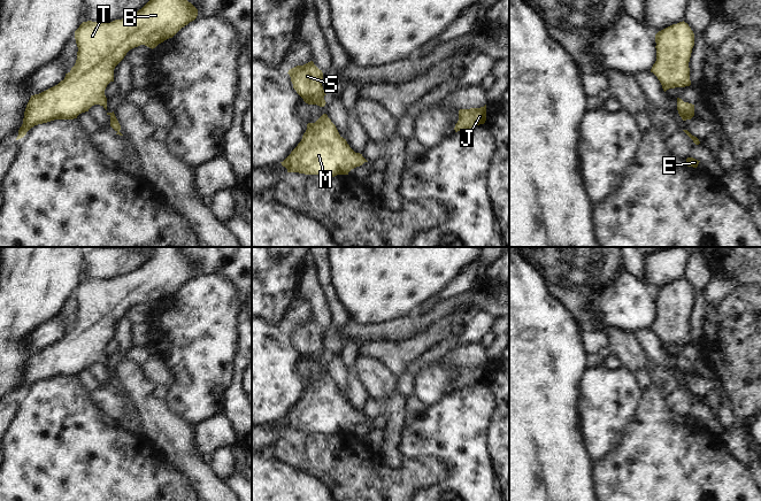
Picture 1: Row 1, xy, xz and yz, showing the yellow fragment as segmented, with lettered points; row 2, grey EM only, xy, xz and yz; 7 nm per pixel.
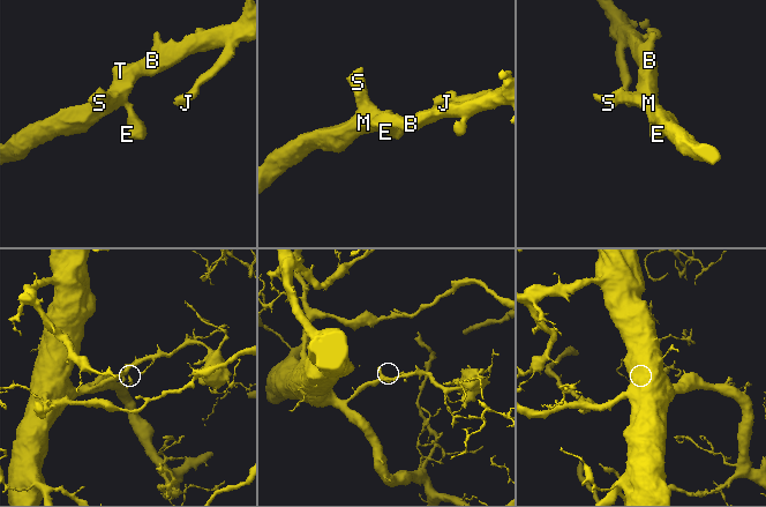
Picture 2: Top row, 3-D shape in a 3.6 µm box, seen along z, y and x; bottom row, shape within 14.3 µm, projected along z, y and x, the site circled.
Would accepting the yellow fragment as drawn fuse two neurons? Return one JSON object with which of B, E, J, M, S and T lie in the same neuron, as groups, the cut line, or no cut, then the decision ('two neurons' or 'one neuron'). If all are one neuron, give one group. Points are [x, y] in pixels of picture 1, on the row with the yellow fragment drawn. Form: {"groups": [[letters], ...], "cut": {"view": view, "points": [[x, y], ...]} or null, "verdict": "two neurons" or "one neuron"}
{"groups": [["B", "E", "J", "M", "S", "T"]], "cut": null, "verdict": "one neuron"}

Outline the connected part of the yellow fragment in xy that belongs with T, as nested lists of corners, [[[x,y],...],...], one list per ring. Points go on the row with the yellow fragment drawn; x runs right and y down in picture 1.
[[[149,0],[137,13],[122,20],[110,23],[83,22],[75,31],[78,47],[75,65],[57,85],[31,95],[16,140],[23,138],[34,125],[54,120],[77,118],[79,114],[89,111],[94,105],[100,105],[107,110],[105,90],[110,82],[114,82],[114,69],[126,53],[140,45],[155,48],[159,44],[172,38],[197,16],[198,9],[187,0]]]

